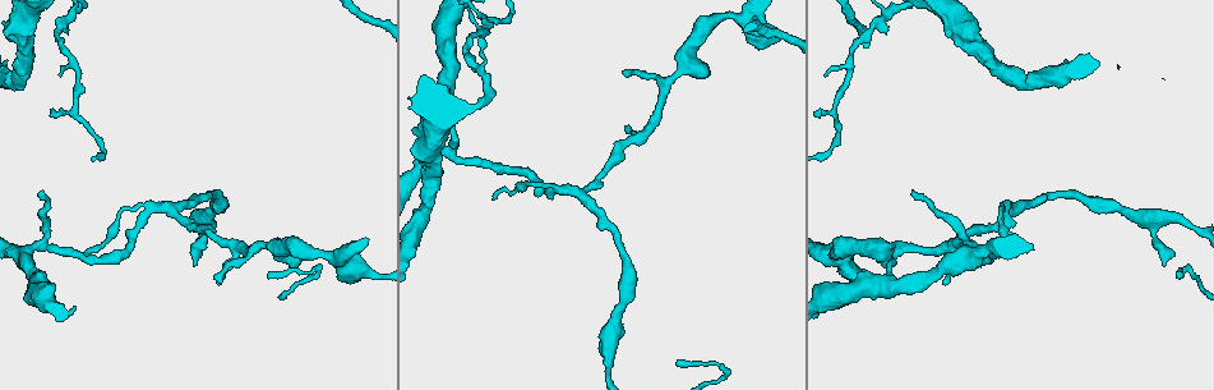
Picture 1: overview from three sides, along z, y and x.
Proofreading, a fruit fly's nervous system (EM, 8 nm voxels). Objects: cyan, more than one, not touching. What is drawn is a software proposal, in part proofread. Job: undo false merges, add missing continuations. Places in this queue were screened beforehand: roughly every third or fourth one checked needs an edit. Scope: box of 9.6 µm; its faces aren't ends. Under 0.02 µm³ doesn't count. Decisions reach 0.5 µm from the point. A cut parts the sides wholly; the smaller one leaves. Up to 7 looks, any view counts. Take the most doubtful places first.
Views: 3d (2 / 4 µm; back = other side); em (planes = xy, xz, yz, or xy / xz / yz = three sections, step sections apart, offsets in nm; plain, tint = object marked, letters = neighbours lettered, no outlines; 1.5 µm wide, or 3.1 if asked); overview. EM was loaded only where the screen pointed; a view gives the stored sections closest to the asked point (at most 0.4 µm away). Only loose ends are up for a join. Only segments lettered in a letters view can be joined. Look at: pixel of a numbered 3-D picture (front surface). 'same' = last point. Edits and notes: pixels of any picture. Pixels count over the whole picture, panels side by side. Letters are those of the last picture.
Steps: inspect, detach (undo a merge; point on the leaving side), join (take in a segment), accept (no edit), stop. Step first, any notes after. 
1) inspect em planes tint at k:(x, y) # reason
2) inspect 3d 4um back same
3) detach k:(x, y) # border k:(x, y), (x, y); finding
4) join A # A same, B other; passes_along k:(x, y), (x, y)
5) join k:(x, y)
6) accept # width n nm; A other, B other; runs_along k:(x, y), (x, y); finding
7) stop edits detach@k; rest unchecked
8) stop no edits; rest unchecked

inspect 3d 4um at 1:(135, 209) # sudden change in width

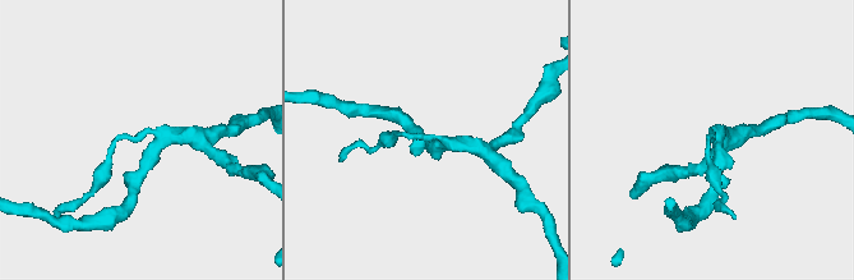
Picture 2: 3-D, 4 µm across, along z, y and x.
inspect em planes letters at 2:(138, 136)

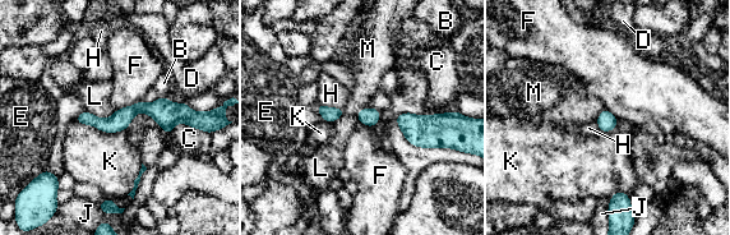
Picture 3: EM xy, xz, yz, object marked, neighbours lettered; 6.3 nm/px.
accept # B other, C other, D other, E other, F other, H other, J other, K other, L other, M other; one cell here

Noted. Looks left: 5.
inspect 3d 4um at 1:(965, 256) # calibre changes

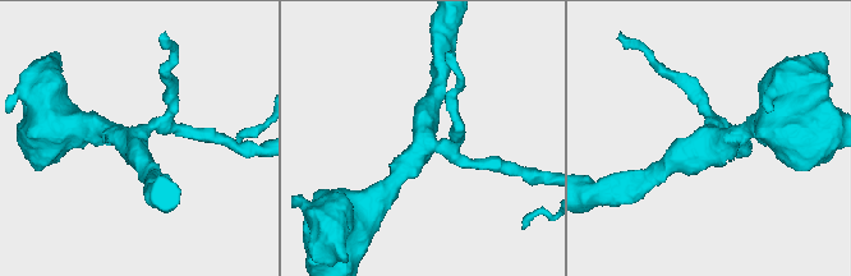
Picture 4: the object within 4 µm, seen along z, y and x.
inspect em planes letters at 4:(423, 143) # need the tissue

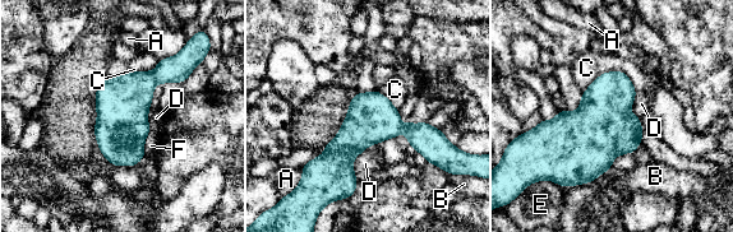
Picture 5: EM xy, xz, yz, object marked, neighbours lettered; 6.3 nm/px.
accept # A other, B other, C other, D other, E other, F other; arms 4; border 5:(364, 152), (353, 162), (358, 180); all the same cell

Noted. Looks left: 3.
inspect 3d 4um at 1:(1148, 216) # side arm on a straight run

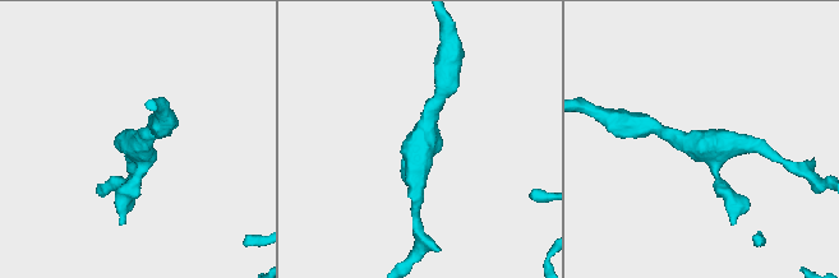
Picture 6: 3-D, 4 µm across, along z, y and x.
inspect em planes letters at 6:(708, 143) # arms 3; arm_widths 220, 220, 220 nm; shape alone is not enough

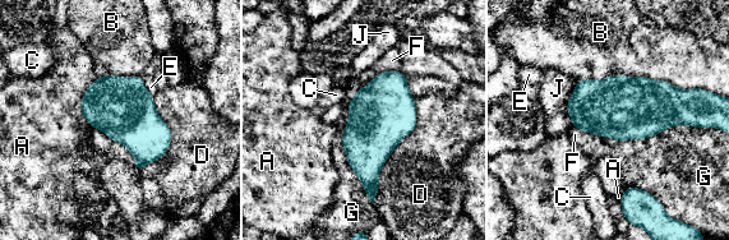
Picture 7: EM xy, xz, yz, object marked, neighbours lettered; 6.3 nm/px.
accept # longest_contact B 750 nm; A other, B other, C other, D other, E other, F other, G other, J other; border 7:(578, 79), (567, 104), (573, 127); all the same cell

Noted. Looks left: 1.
stop no edits; rest unchecked

